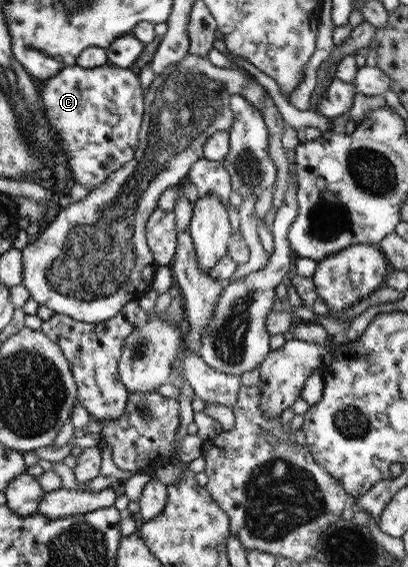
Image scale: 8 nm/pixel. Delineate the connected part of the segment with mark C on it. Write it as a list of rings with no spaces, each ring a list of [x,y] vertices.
[[[77,63],[63,68],[57,76],[43,80],[40,91],[42,103],[47,109],[51,132],[57,135],[57,144],[63,147],[69,157],[71,171],[76,183],[91,192],[98,188],[115,170],[122,169],[134,158],[138,146],[138,135],[144,118],[144,92],[141,80],[130,68],[119,68],[111,64],[85,68]]]

